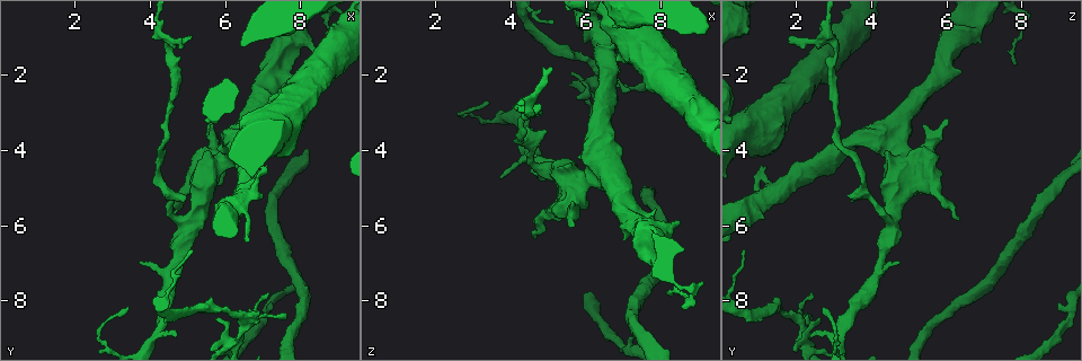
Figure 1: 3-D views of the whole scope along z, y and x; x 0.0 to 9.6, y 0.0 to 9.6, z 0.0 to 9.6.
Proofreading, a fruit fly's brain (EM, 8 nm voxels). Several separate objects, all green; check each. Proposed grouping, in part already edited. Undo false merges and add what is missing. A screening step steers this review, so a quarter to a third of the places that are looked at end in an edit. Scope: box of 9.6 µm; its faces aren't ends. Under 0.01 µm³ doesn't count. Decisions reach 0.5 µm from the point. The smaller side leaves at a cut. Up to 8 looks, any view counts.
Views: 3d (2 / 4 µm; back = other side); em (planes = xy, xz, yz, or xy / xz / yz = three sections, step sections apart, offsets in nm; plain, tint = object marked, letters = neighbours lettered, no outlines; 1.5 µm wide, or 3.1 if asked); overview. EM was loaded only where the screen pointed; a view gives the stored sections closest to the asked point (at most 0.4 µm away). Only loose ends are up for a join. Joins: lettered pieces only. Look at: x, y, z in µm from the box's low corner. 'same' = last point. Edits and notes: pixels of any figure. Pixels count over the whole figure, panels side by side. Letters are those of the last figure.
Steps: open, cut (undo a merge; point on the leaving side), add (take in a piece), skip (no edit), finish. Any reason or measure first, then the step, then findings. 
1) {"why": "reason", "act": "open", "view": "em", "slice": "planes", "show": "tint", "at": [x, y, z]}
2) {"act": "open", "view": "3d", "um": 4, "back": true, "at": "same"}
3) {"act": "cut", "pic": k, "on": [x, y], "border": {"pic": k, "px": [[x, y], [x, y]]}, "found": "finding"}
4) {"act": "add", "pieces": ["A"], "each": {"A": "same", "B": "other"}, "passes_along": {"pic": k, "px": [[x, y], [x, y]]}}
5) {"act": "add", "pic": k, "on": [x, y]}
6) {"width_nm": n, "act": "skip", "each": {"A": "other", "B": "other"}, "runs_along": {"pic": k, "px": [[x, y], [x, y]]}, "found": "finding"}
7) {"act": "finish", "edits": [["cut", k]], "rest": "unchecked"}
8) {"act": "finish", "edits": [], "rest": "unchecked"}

{"why": "sharp bend", "act": "open", "view": "3d", "um": 4, "at": [6.50, 8.40, 2.05]}

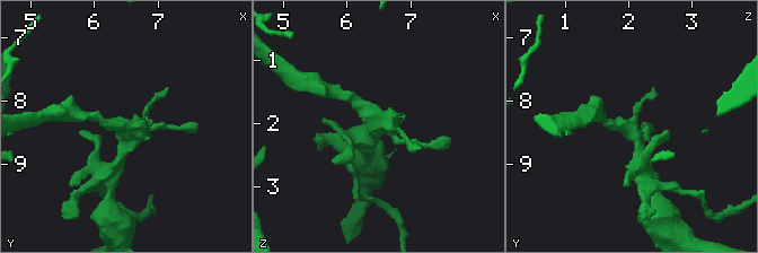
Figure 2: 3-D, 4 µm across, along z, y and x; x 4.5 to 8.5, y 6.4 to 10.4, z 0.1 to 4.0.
{"why": "now the EM", "act": "open", "view": "em", "slice": "planes", "show": "letters", "at": [6.45, 8.45, 1.95]}

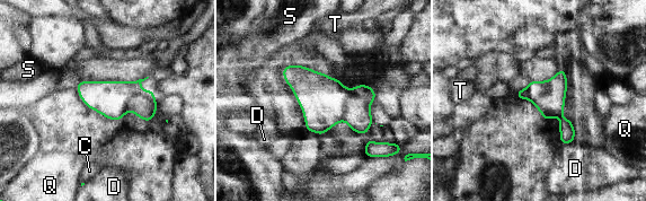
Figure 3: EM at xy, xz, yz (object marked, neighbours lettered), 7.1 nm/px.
{"act": "cut", "pic": 3, "on": [356, 116], "each": {"C": "other", "D": "other", "Q": "other", "S": "other", "T": "other"}, "border": {"pic": 3, "px": [[351, 96], [364, 102], [373, 122]]}, "found": "two neurons meet here"}

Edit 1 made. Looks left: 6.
{"act": "open", "view": "overview"}

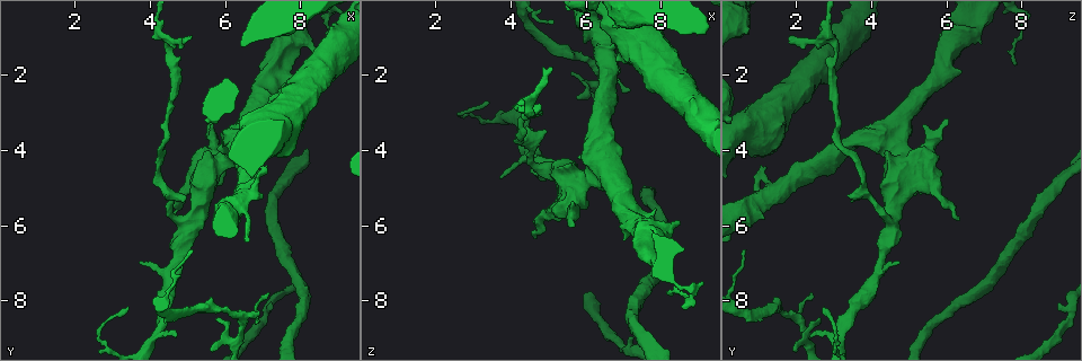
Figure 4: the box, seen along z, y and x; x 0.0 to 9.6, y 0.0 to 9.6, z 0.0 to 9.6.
{"why": "thin end", "act": "open", "view": "3d", "um": 2, "at": [3.70, 7.05, 4.70]}

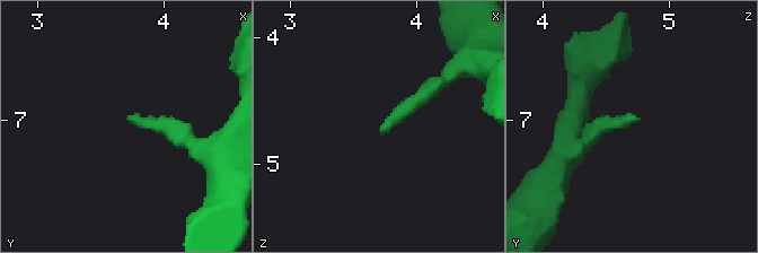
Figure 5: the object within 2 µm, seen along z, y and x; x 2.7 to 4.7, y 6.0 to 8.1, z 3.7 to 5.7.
{"why": "now the EM", "act": "open", "view": "em", "slice": "yz", "step": 8, "show": "tint", "at": [3.76, 7.02, 4.74]}

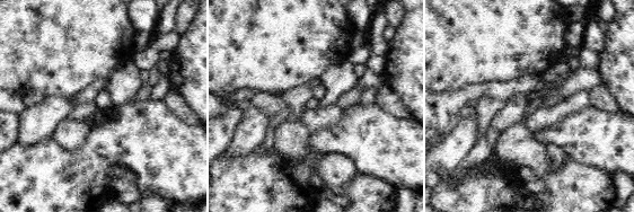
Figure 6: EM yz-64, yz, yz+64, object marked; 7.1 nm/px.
{"act": "open", "view": "em", "slice": "planes", "show": "letters", "at": "same"}

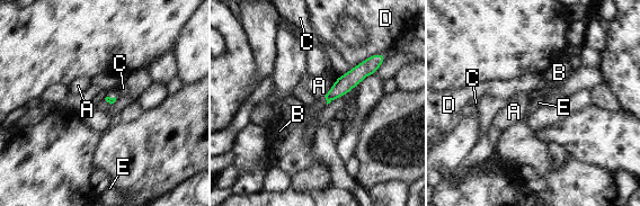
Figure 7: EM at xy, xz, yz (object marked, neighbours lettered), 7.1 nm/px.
{"act": "skip", "each": {"A": "other", "B": "other", "C": "other", "D": "other", "E": "other"}, "border": {"pic": 7, "px": [[325, 96], [327, 104]]}, "found": "no lettered piece goes on from it"}

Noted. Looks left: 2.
{"why": "free end", "act": "open", "view": "3d", "um": 2, "at": [5.00, 5.30, 3.45]}

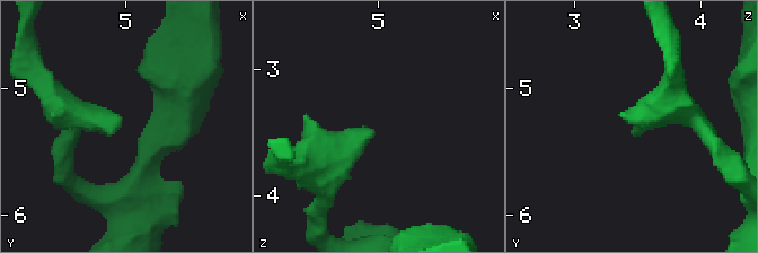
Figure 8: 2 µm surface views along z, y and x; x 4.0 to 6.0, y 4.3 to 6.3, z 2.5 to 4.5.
{"act": "open", "view": "em", "slice": "planes", "show": "letters", "at": [4.96, 5.26, 3.48]}

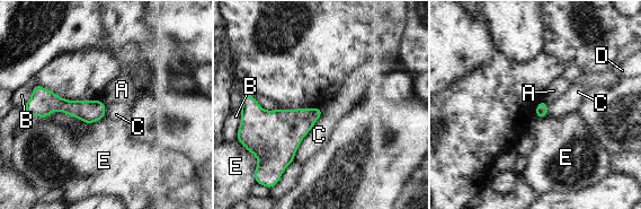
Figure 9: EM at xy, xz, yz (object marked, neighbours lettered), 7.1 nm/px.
{"act": "skip", "each": {"A": "other", "B": "other", "C": "other", "D": "other", "E": "other"}, "runs_along": {"pic": 9, "px": [[37, 104], [61, 104], [101, 113]]}, "found": "no lettered piece goes on from it"}

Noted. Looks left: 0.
{"act": "finish", "edits": [["cut", 3]], "rest": "unchecked"}

